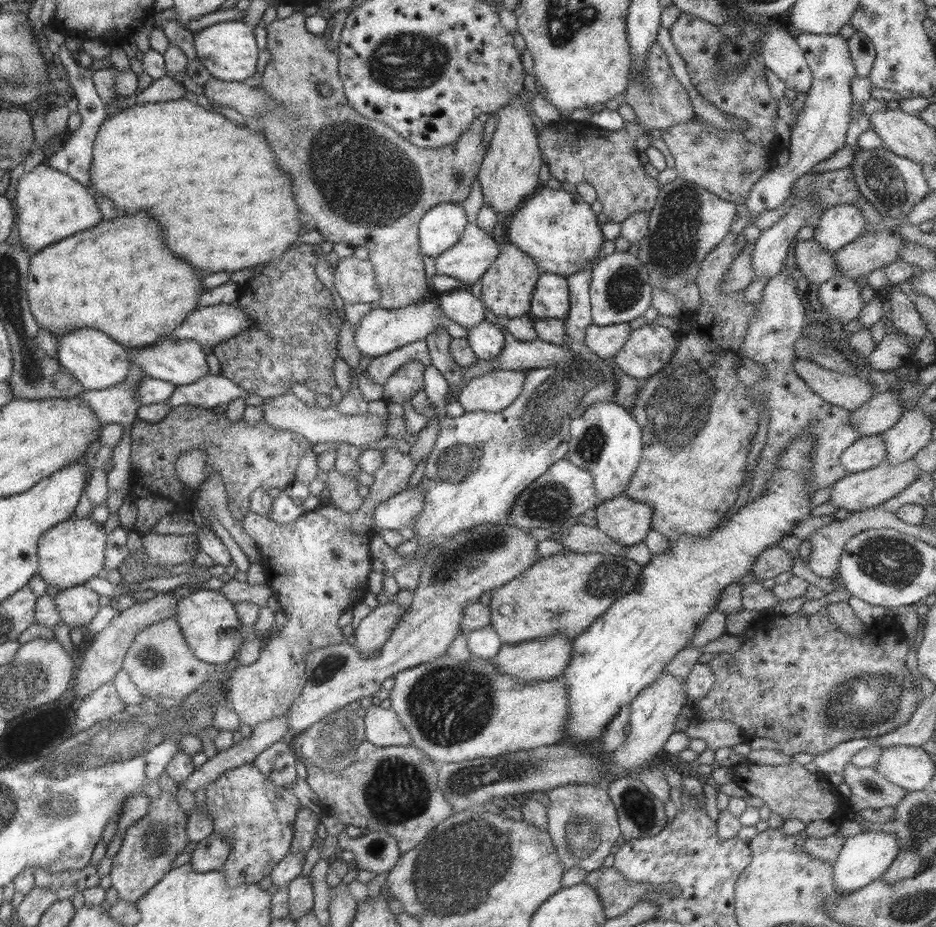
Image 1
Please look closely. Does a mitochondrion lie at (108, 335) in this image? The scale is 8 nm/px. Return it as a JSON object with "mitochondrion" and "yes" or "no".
{"mitochondrion":"no"}

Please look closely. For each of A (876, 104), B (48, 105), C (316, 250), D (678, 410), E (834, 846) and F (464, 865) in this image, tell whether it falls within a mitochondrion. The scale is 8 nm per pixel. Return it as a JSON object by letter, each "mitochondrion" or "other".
{"A":"other","B":"other","C":"other","D":"mitochondrion","E":"other","F":"mitochondrion"}

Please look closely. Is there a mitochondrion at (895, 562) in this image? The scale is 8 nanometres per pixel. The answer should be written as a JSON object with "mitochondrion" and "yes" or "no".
{"mitochondrion":"yes"}

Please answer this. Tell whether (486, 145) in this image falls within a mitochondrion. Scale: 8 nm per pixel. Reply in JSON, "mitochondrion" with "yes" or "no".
{"mitochondrion":"no"}

